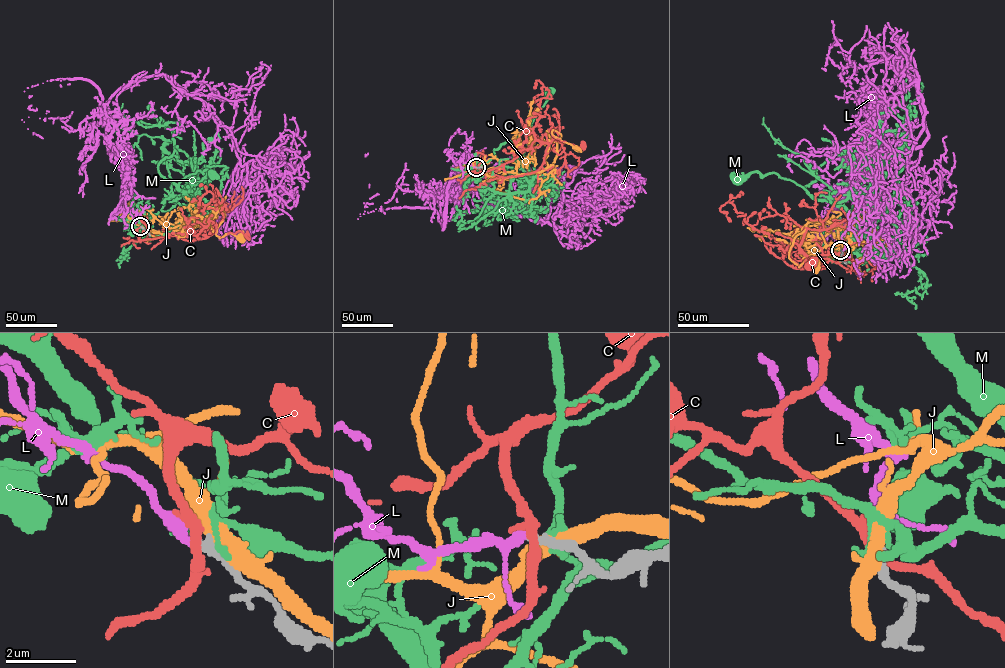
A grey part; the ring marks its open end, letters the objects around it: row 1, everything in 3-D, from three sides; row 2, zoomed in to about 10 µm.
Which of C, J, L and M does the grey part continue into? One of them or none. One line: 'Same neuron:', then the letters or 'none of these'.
Same neuron: L

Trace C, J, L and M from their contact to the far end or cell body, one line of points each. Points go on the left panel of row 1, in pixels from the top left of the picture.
C: (140, 226), (137, 235), (141, 240), (180, 232), (207, 236), (222, 221), (216, 235), (239, 231), (247, 235)
J: (141, 226), (154, 236), (204, 227), (221, 204), (225, 216), (216, 235), (241, 235)
L: (140, 226), (104, 114), (132, 82), (163, 75), (200, 98), (242, 166), (286, 149), (301, 174), (310, 151)
M: (141, 226), (158, 232), (182, 227), (193, 214), (190, 199), (178, 184), (198, 170), (208, 170), (213, 175)

